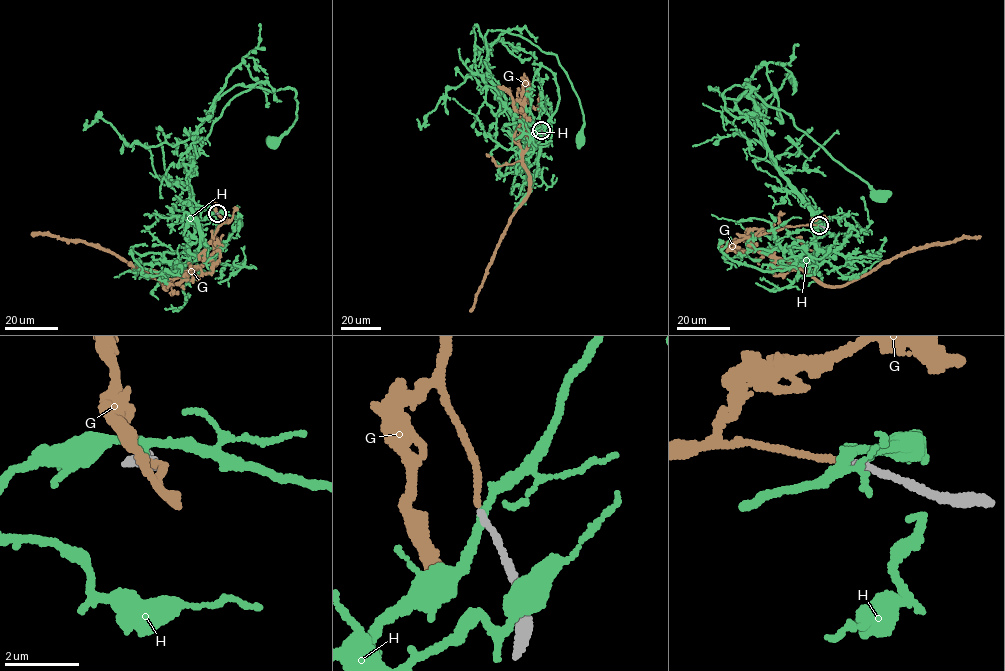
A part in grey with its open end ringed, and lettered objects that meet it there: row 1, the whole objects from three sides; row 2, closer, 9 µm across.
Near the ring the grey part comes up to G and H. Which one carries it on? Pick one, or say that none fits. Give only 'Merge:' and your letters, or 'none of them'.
Merge: G

